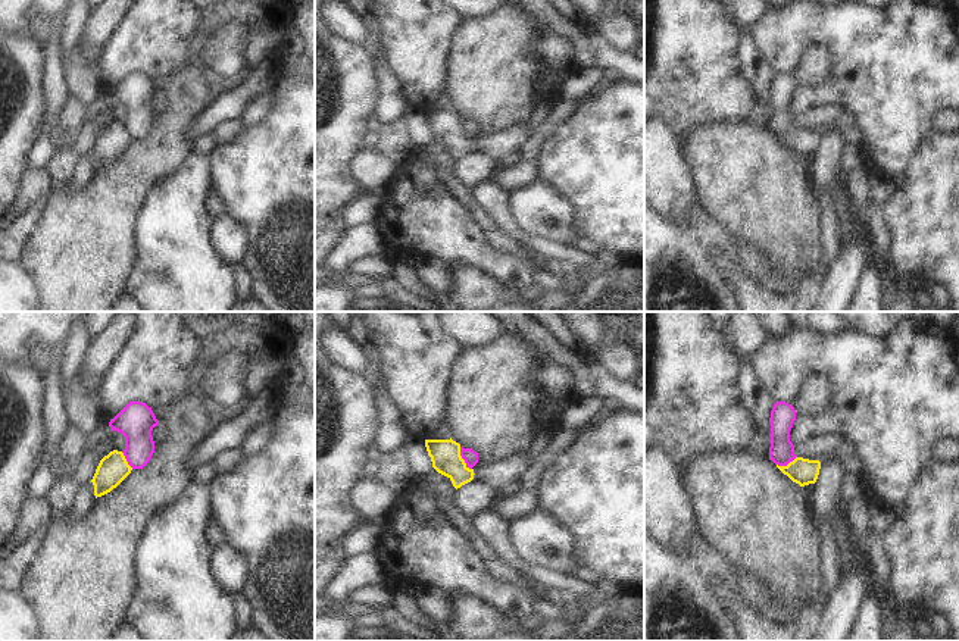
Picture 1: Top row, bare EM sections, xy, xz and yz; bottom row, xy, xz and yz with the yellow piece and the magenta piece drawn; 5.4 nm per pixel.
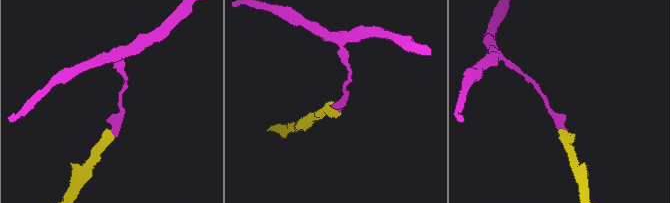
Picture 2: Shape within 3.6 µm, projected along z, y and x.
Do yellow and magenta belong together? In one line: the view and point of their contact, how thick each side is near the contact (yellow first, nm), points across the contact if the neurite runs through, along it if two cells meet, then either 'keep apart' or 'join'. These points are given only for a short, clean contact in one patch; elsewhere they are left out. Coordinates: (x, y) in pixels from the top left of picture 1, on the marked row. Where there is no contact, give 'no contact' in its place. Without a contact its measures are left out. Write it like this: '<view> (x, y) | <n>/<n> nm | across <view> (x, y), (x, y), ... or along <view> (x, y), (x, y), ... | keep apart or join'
xz (462, 459) | 160/80 nm | along xz (459, 447), (461, 457), (471, 469) | keep apart

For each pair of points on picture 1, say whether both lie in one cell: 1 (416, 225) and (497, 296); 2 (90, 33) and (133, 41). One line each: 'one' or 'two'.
1: two
2: two

